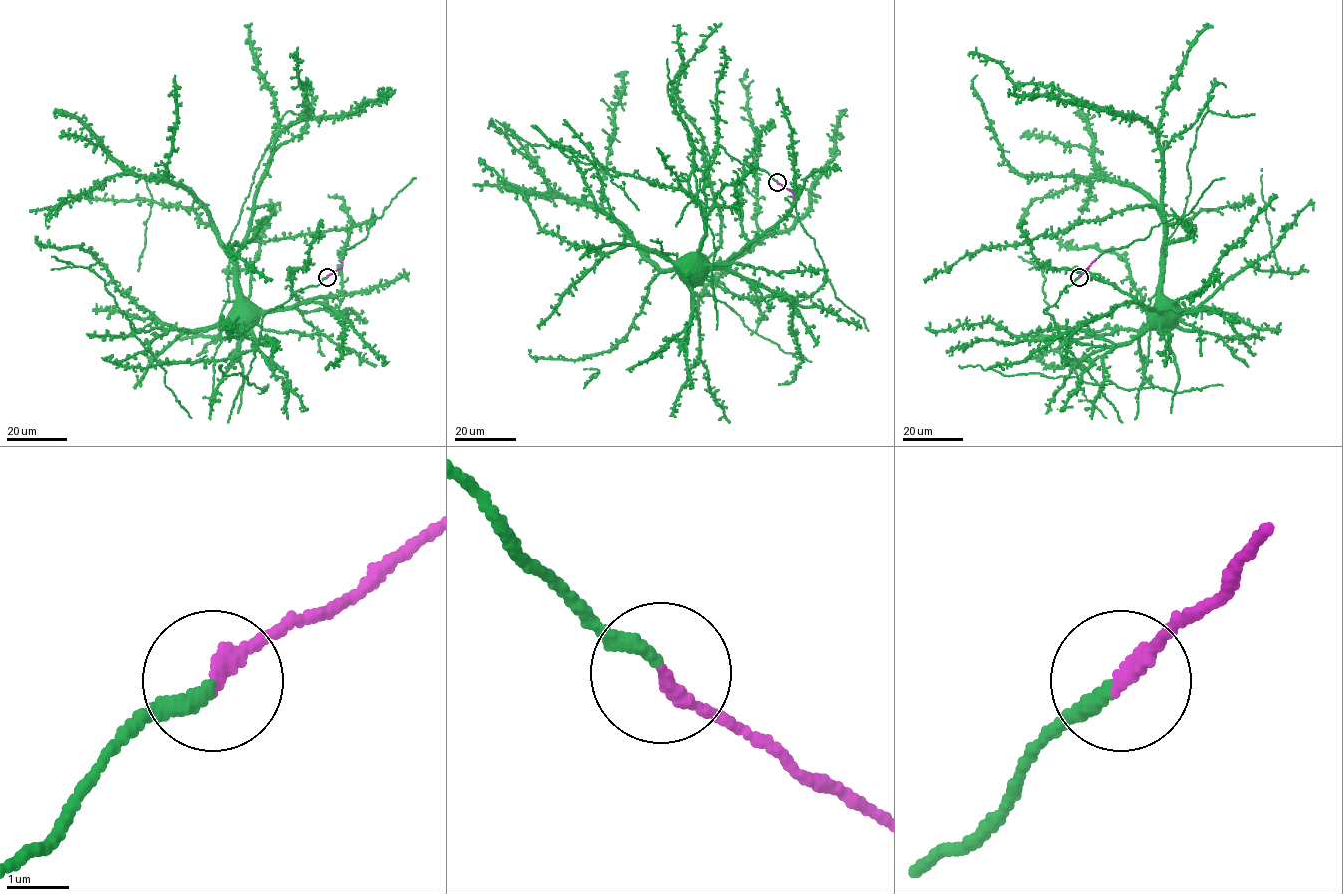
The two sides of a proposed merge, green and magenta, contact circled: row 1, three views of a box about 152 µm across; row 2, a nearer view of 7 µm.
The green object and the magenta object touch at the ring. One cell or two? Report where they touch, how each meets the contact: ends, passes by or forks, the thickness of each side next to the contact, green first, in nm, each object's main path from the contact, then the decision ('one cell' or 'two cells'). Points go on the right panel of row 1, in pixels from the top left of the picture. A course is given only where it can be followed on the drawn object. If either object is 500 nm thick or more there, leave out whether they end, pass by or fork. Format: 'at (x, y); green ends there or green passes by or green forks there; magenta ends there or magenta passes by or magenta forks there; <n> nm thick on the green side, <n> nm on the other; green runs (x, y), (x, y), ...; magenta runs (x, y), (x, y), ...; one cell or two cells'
at (1079, 277); green ends there; magenta ends there; 240 nm thick on the green side, 260 nm on the other; green runs (1078, 277), (1053, 304), (1044, 310), (1053, 317), (1062, 338), (1093, 345), (1114, 345), (1132, 341), (1155, 324); magenta runs (1079, 277), (1096, 258); one cell

